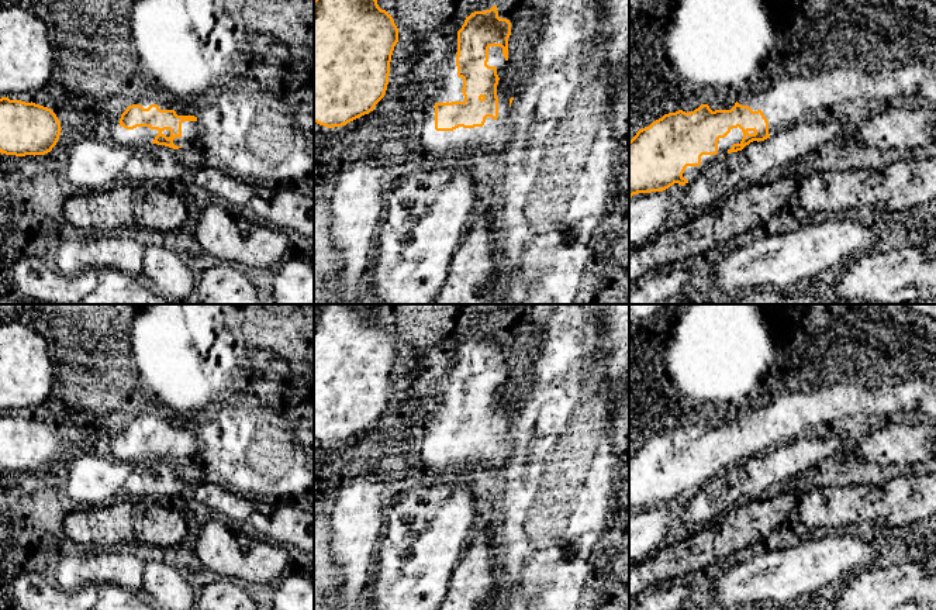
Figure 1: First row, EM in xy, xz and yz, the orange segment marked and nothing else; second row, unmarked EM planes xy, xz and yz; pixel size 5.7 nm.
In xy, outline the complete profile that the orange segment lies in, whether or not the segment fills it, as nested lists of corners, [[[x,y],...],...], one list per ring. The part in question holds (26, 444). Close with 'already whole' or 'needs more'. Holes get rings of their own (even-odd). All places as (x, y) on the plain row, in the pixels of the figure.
[[[0,414],[1,471],[45,471],[56,461],[61,445],[51,424],[32,417]]]; already whole

